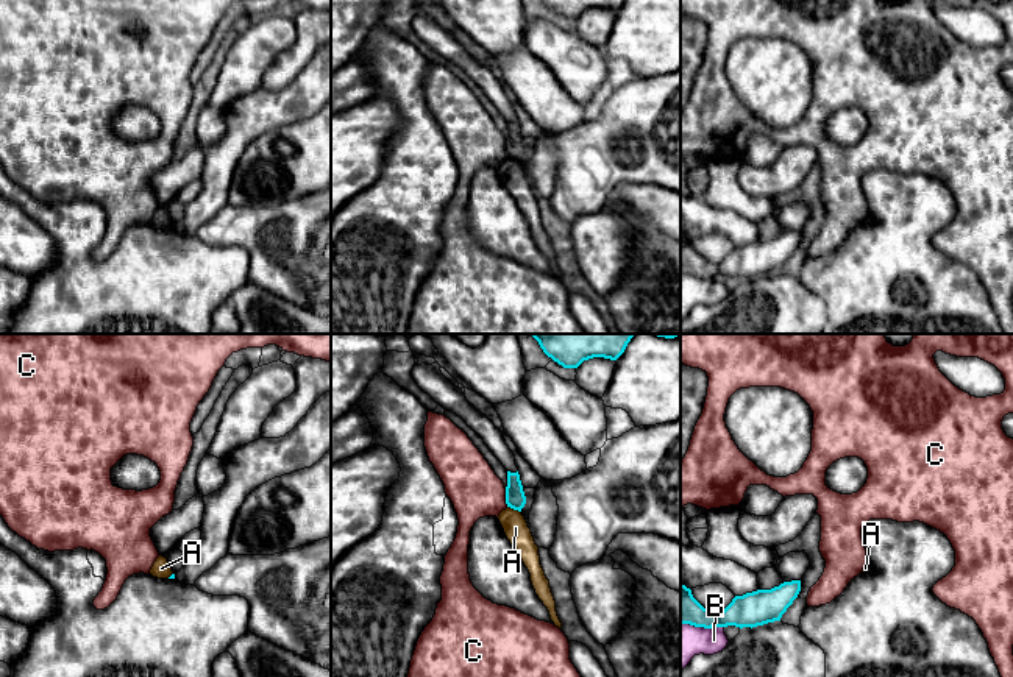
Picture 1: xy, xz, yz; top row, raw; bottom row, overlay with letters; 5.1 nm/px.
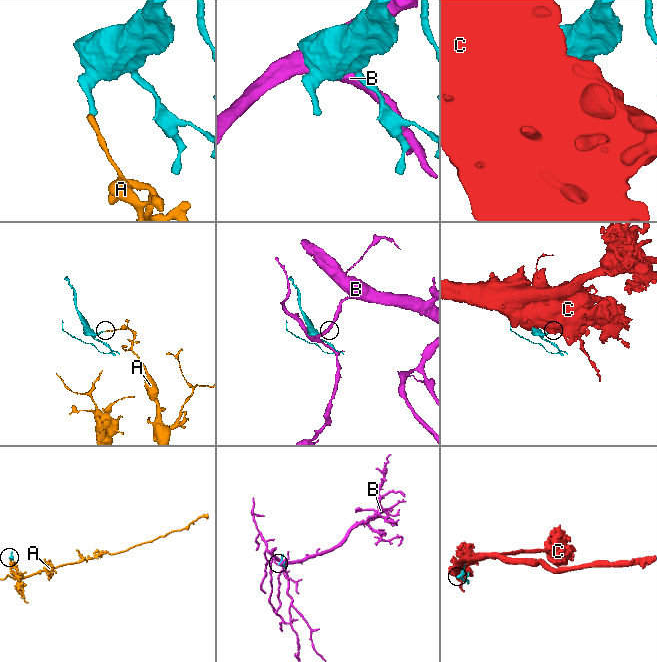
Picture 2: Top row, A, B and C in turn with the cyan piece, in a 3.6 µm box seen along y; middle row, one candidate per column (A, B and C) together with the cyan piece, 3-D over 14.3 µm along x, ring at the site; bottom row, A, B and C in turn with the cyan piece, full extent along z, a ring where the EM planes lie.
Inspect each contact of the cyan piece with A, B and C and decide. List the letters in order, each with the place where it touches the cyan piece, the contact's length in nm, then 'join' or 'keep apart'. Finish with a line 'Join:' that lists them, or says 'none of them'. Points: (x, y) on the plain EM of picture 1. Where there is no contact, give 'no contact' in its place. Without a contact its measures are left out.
A: meets cyan in xz at (514, 159); contact 80 nm long; keep apart
B: meets cyan in yz at (703, 276); contact 220 nm long; keep apart
C: meets cyan in xz at (506, 148); contact 100 nm long; keep apart
Join: none of them

